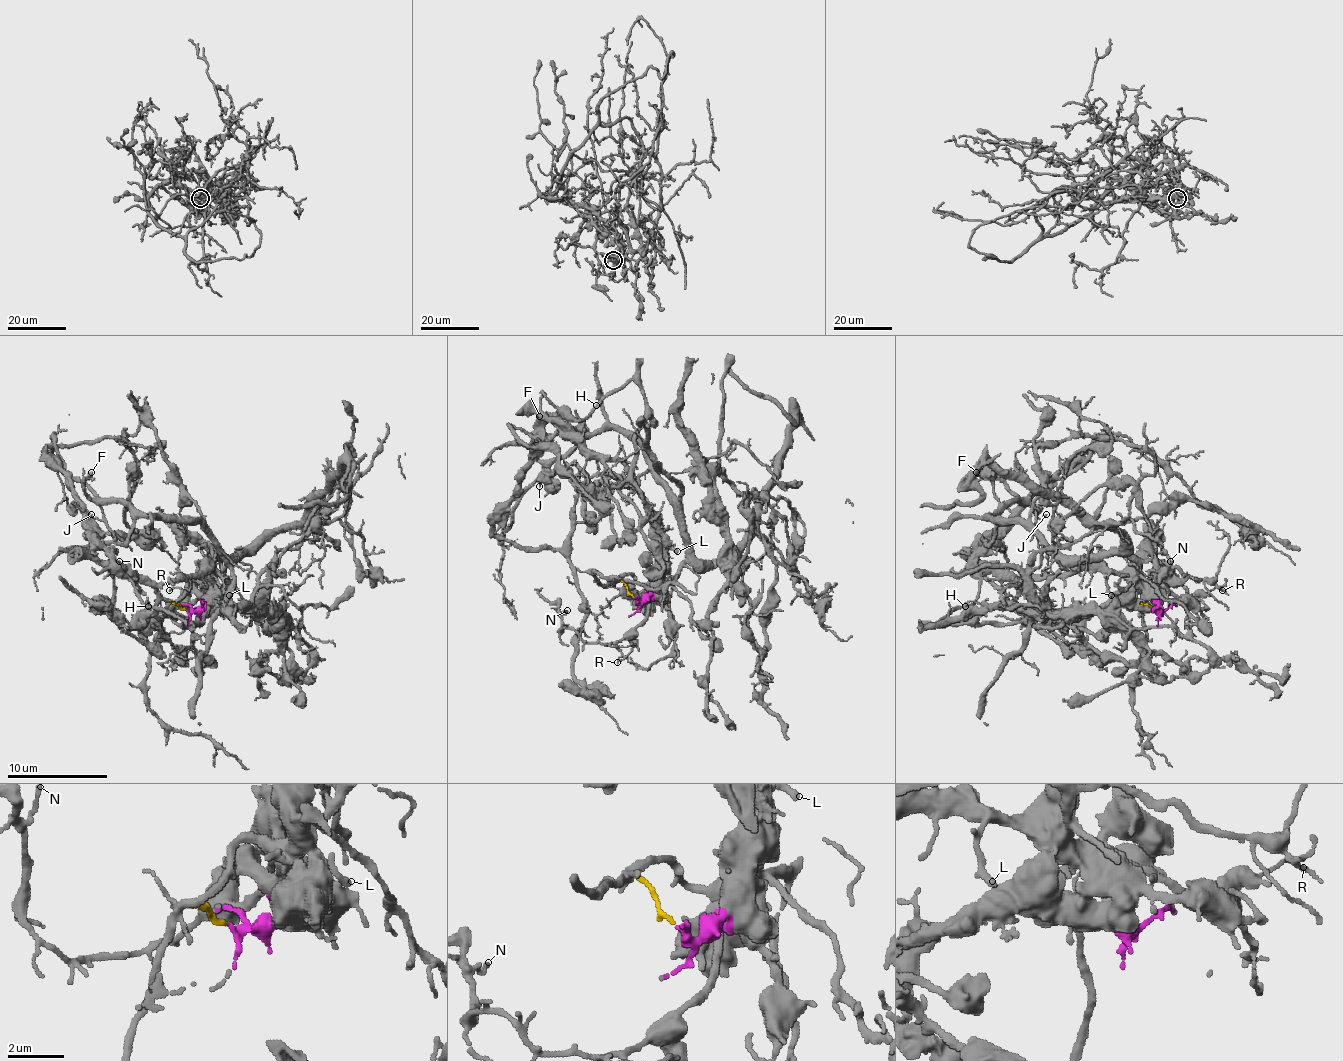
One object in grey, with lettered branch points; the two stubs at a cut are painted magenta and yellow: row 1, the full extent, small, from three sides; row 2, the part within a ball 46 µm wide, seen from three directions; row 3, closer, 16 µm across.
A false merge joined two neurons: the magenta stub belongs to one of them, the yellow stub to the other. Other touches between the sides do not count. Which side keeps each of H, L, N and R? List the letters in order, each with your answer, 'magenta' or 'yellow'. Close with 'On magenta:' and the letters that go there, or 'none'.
H: magenta
L: magenta
N: yellow
R: yellow
On magenta: H, L

